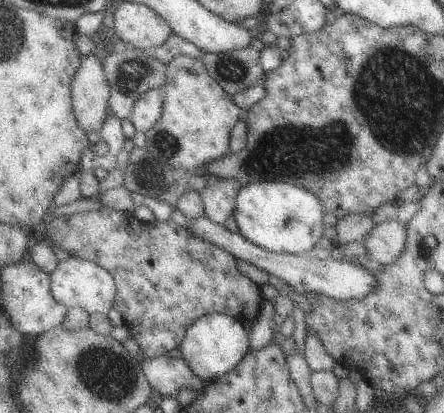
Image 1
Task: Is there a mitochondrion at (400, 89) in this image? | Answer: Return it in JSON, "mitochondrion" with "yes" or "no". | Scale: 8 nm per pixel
{"mitochondrion":"yes"}

